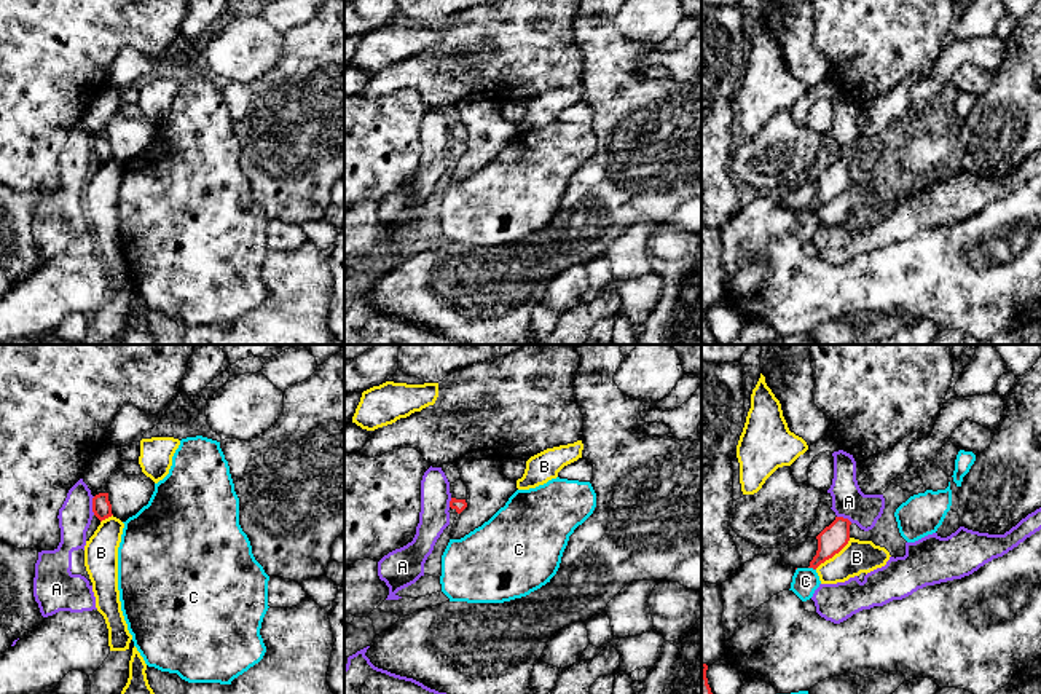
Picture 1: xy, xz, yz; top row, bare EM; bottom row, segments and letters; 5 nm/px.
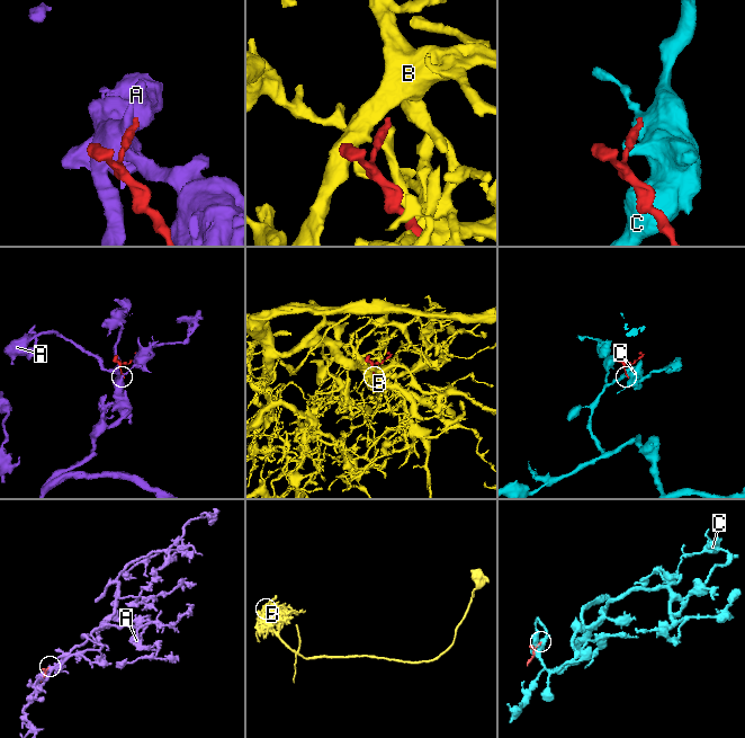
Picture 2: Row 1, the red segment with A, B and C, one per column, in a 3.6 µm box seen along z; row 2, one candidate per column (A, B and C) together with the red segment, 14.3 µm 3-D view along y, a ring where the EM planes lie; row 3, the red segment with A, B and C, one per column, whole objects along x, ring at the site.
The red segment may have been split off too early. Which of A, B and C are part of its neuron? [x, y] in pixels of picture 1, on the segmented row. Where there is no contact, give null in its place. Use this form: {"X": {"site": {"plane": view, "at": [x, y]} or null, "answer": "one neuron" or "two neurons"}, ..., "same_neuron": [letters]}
{"A": {"site": {"plane": "xy", "at": [93, 506]}, "answer": "two neurons"}, "B": {"site": {"plane": "yz", "at": [832, 555]}, "answer": "two neurons"}, "C": {"site": {"plane": "yz", "at": [812, 567]}, "answer": "two neurons"}, "same_neuron": []}

